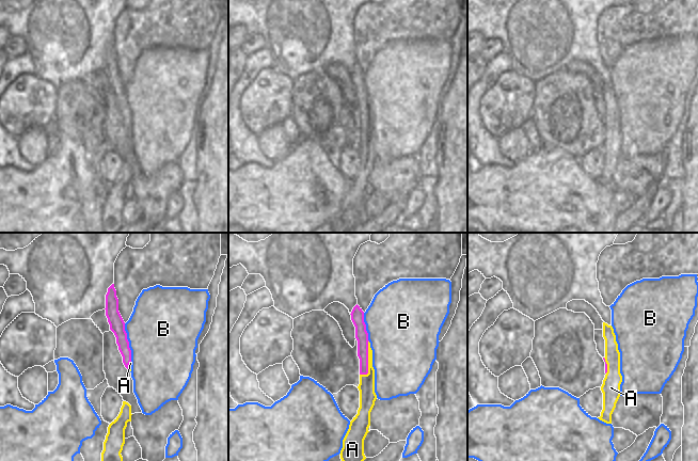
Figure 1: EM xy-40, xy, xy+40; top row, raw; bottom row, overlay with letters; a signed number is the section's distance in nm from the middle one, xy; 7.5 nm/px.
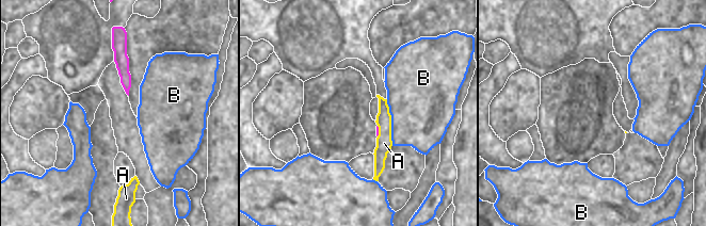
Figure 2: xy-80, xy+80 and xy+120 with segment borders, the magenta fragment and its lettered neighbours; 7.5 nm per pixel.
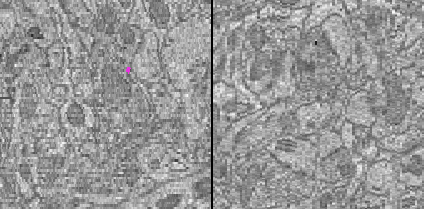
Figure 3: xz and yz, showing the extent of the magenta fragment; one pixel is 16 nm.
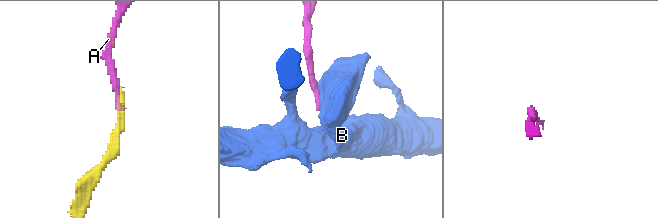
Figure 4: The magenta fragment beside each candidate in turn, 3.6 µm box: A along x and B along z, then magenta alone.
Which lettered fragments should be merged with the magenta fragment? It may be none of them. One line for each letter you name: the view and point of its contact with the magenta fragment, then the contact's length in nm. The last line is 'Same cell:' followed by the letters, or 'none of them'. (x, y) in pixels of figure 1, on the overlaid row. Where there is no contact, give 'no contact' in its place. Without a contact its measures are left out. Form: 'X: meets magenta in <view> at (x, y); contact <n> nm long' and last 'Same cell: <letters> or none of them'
A: meets magenta in xy at (367, 361); contact 280 nm long
Same cell: A

